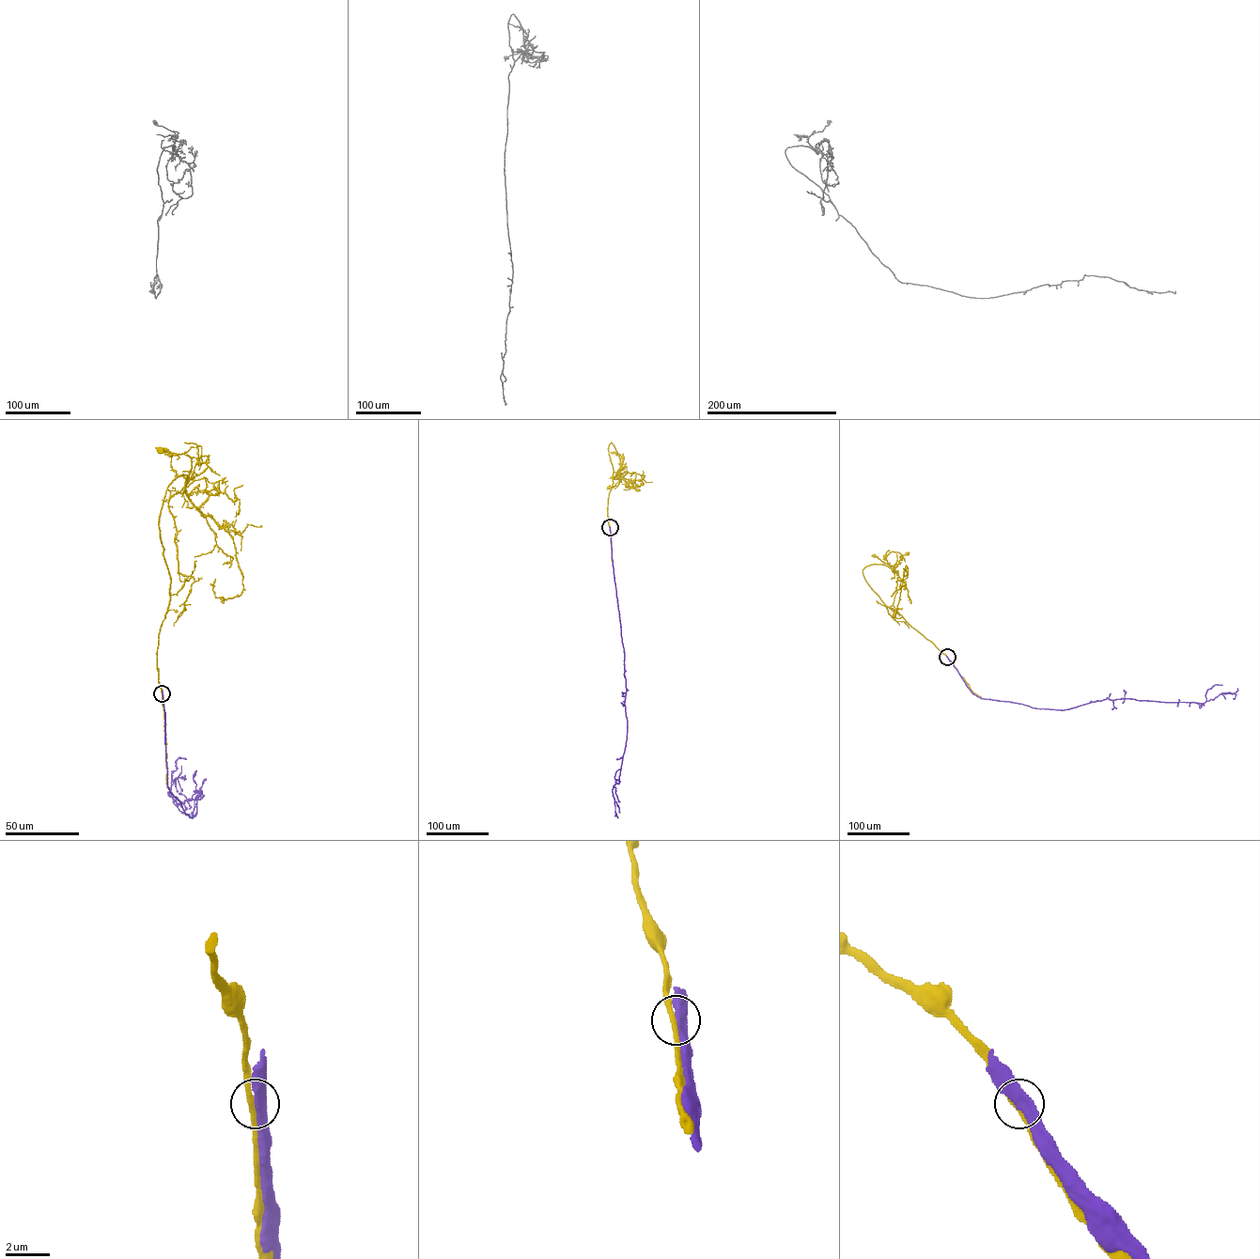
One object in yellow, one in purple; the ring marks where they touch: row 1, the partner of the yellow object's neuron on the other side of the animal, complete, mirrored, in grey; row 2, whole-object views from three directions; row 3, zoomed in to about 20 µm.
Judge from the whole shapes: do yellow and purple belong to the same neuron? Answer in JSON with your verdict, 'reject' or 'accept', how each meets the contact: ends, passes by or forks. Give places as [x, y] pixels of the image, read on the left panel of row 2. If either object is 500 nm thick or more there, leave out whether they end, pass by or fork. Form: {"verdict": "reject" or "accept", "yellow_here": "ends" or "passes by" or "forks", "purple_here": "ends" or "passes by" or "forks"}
{"verdict": "reject", "yellow_here": "passes by", "purple_here": "passes by"}

